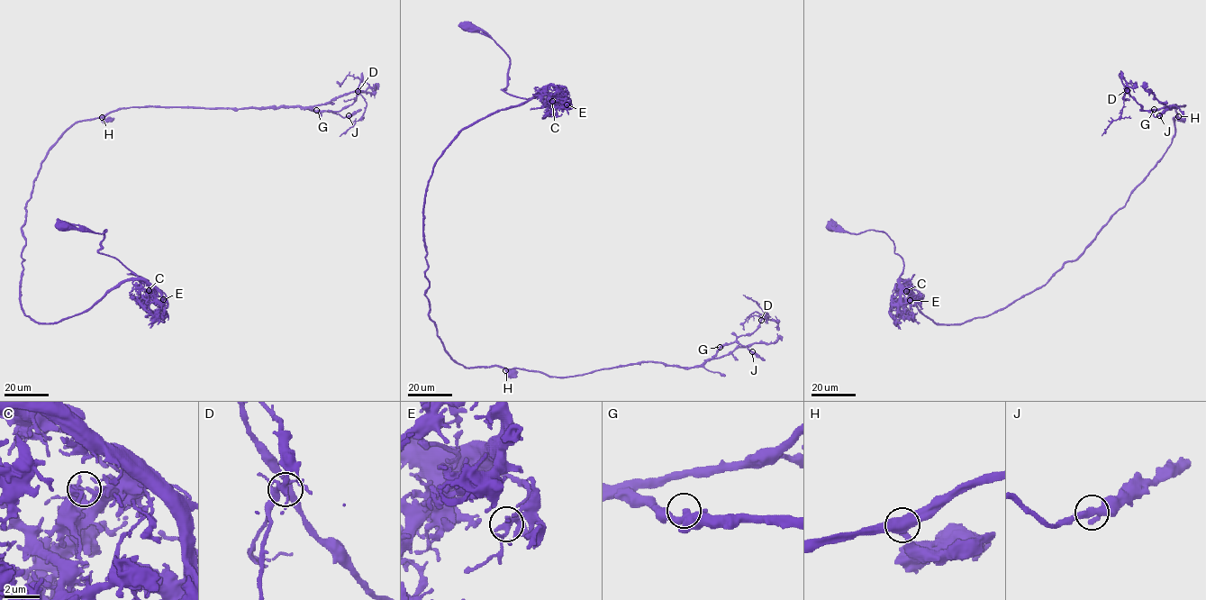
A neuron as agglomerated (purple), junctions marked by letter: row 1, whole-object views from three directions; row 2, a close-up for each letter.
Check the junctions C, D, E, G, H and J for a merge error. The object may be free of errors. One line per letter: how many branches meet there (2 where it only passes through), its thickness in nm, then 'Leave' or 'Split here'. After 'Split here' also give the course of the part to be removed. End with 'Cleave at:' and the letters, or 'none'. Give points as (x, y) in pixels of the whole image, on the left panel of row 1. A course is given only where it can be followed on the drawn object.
C: Branches: 4. Thickness 260 nm. Leave
D: Branches: 4. Thickness 320 nm. Split here. Course of the part to remove: (358, 91), (367, 103), (365, 113), (340, 136)
E: Branches: 4. Thickness 320 nm. Leave
G: Branches: 3. Thickness 340 nm. Leave
H: Branches: 3. Thickness 400 nm. Leave
J: Branches: 3. Thickness 360 nm. Leave
Cleave at: D

